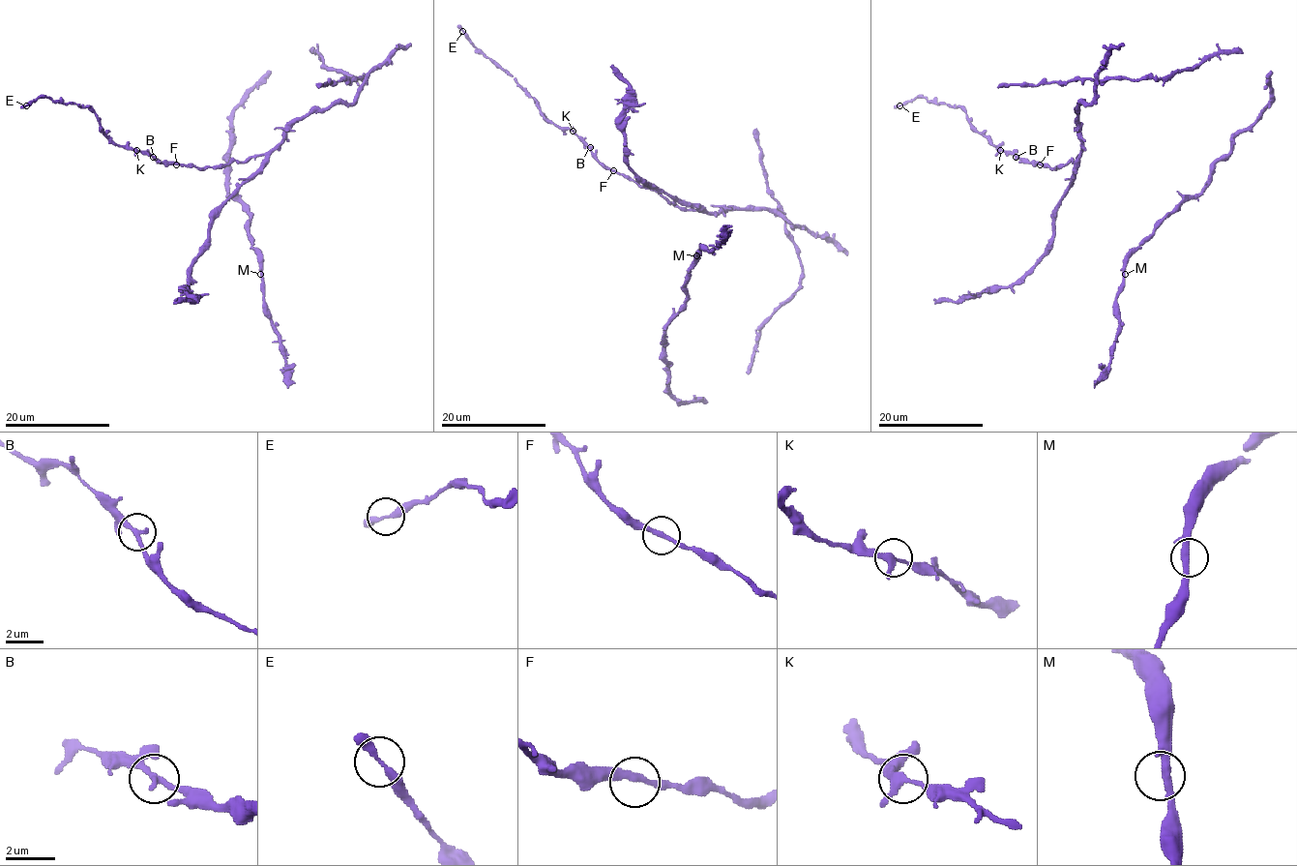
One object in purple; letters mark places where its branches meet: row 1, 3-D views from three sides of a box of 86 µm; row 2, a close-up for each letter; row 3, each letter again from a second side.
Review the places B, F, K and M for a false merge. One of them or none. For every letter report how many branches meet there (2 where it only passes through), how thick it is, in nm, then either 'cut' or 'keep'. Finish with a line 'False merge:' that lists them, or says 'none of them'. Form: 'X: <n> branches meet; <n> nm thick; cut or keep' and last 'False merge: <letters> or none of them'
B: 2 branches meet; 240 nm thick; keep
F: 2 branches meet; 240 nm thick; keep
K: 3 branches meet; 240 nm thick; keep
M: 3 branches meet; 280 nm thick; keep
False merge: none of them

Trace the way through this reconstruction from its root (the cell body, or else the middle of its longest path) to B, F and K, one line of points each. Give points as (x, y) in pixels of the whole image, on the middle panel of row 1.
B: (789, 297), (802, 262), (792, 240), (798, 228), (788, 221), (767, 210), (683, 210), (605, 168), (590, 147)
F: (789, 297), (799, 285), (802, 262), (792, 240), (798, 228), (788, 221), (767, 210), (683, 210), (613, 170)
K: (789, 297), (802, 262), (792, 240), (798, 228), (788, 221), (767, 210), (683, 210), (605, 168), (573, 132)

